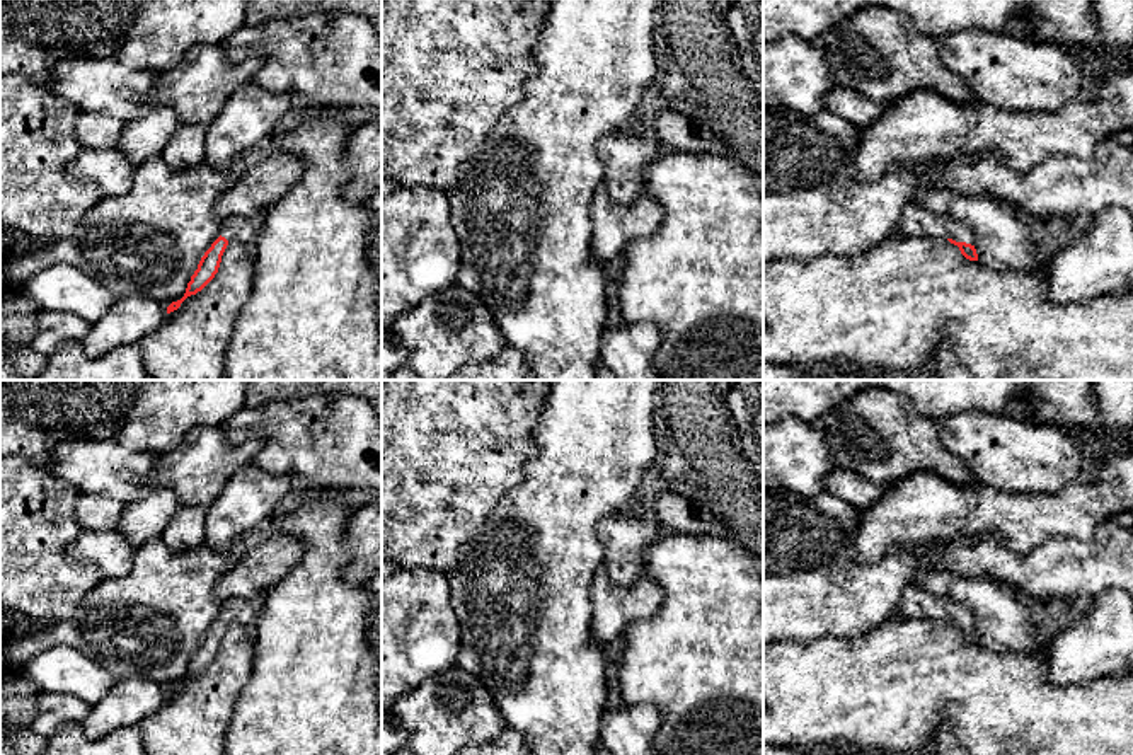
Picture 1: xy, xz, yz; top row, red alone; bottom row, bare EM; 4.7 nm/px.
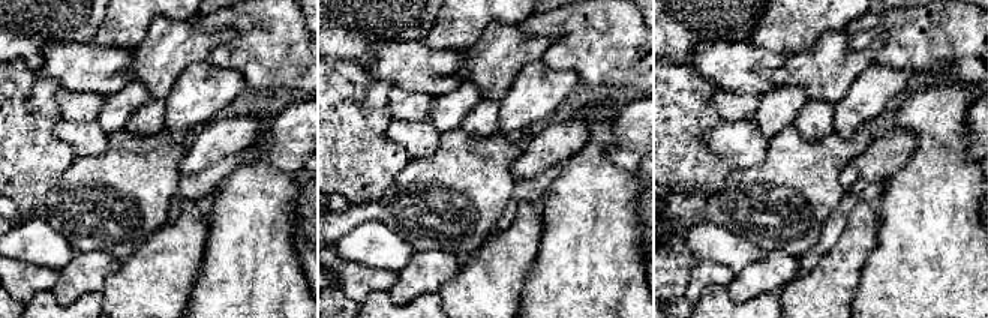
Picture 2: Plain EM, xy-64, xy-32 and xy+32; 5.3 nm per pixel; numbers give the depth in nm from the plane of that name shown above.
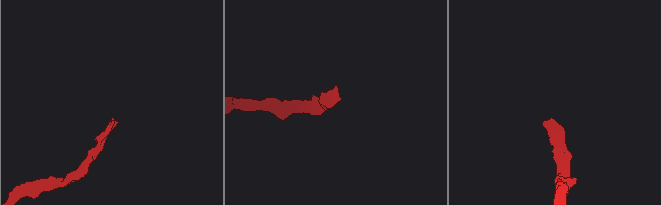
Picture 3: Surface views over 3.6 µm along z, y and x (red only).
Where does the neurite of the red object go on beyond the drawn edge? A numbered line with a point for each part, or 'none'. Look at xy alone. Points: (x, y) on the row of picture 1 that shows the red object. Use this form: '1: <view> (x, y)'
1: xy (244, 229)

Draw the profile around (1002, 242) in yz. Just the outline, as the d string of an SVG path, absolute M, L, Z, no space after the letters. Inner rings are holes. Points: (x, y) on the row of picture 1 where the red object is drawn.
M942 187L917 191L918 205L937 216L952 218L975 235L978 261L997 271L1038 274L1050 264L1014 210L992 198L959 196Z

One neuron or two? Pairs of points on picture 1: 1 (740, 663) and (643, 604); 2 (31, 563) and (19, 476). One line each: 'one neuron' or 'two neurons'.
1: two neurons
2: one neuron

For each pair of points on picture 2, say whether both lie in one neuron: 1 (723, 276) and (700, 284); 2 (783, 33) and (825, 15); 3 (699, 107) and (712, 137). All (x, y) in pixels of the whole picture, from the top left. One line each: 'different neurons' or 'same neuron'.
1: same neuron
2: same neuron
3: different neurons

